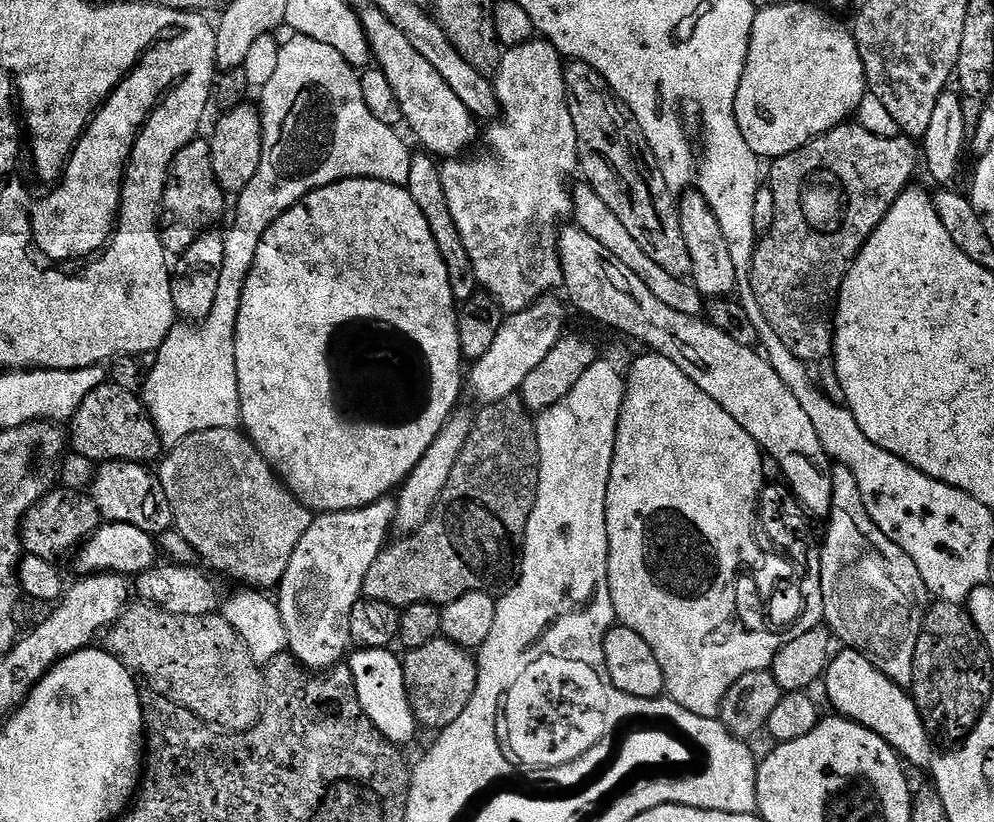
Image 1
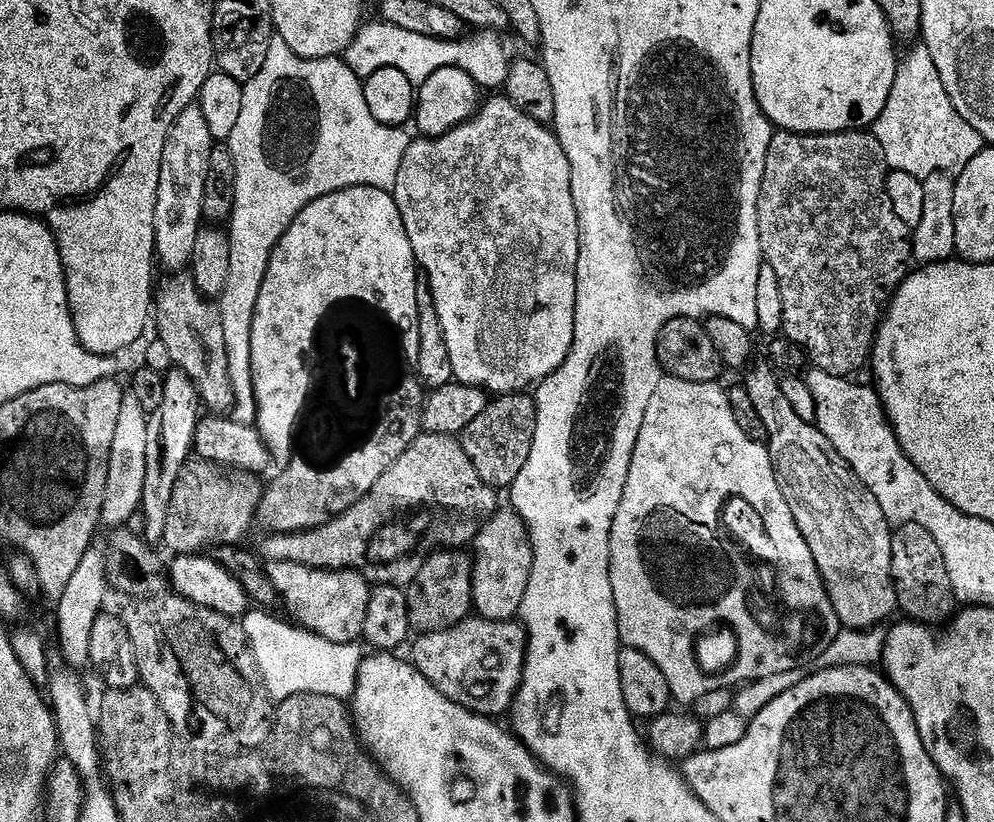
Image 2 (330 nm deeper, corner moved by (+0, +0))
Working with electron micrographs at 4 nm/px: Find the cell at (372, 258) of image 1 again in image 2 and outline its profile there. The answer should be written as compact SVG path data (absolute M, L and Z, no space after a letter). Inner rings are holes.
M358 186L310 202L290 222L290 230L282 234L278 246L274 246L266 278L262 278L250 334L256 395L254 423L272 452L273 461L355 454L359 443L352 441L340 425L348 420L347 408L357 400L368 408L377 404L380 410L387 410L394 403L393 393L391 396L380 391L395 389L408 372L409 376L415 373L419 345L418 265L395 195Z

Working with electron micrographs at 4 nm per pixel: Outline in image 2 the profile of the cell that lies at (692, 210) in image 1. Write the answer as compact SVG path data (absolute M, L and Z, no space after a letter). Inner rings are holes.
M764 358L759 360L743 373L744 392L768 435L766 447L776 481L782 490L782 498L786 498L786 506L790 506L790 514L794 514L794 522L798 522L798 530L802 530L802 538L806 538L806 546L810 546L810 554L816 563L815 571L820 572L820 580L828 591L827 603L835 619L839 623L841 620L840 624L845 629L869 629L883 625L883 620L898 608L896 587L892 581L893 525L889 524L886 514L882 514L878 498L874 498L868 487L854 475L842 454L830 446L830 438L826 438L826 434L822 434L815 424L802 419L794 406L790 406L781 377L771 363Z

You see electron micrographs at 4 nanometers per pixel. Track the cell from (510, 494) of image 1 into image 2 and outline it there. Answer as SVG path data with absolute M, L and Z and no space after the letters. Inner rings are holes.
M424 432L412 443L410 450L406 450L406 454L402 454L402 458L398 458L398 462L394 462L394 466L390 466L382 478L378 478L374 490L350 506L350 510L305 532L265 535L258 552L268 562L294 562L298 566L311 568L351 570L361 572L373 585L407 586L414 582L418 570L422 570L425 558L433 552L445 548L464 550L475 541L484 524L498 510L496 496L497 489L478 478L474 462L466 458L466 450L457 437Z

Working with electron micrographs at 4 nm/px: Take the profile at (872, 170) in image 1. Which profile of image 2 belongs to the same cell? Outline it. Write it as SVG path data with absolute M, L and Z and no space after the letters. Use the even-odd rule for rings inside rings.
M776 130L772 133L772 141L768 147L766 154L766 170L762 178L762 190L758 198L758 234L760 235L760 254L761 257L772 267L772 272L776 275L774 280L775 287L780 288L782 294L782 309L784 315L783 335L790 342L794 342L804 351L805 357L810 361L811 367L818 370L826 370L826 374L834 374L835 376L855 377L856 371L860 367L867 365L872 359L872 347L876 341L876 332L880 329L880 322L884 318L884 313L888 311L889 304L892 303L892 295L900 289L900 283L908 276L910 265L913 263L912 258L912 229L906 226L906 222L902 222L902 218L898 218L898 214L894 214L894 205L890 202L890 194L886 194L886 182L888 181L889 166L886 162L886 154L882 154L882 142L878 142L878 138L868 130L849 130L847 132L826 132L823 134L805 134L803 132L785 132Z

